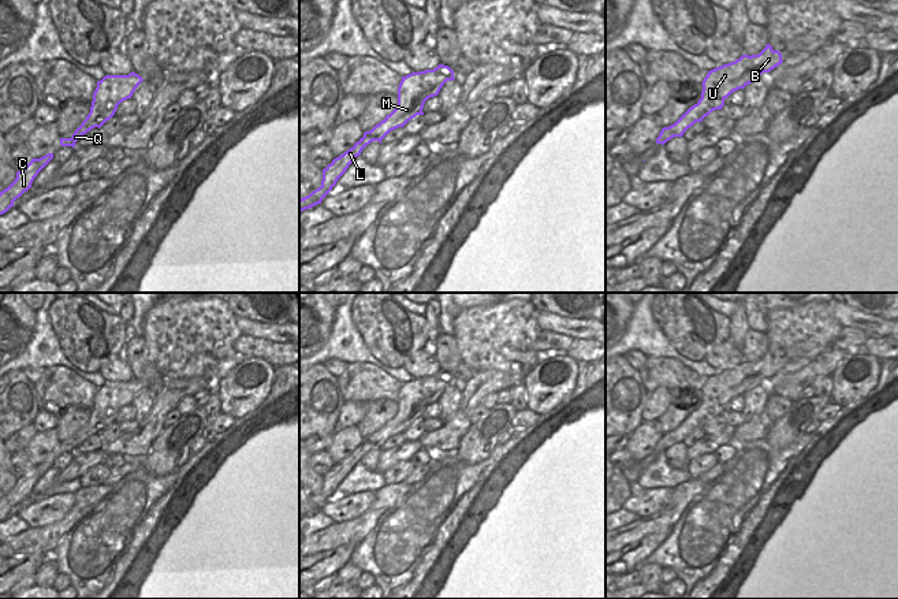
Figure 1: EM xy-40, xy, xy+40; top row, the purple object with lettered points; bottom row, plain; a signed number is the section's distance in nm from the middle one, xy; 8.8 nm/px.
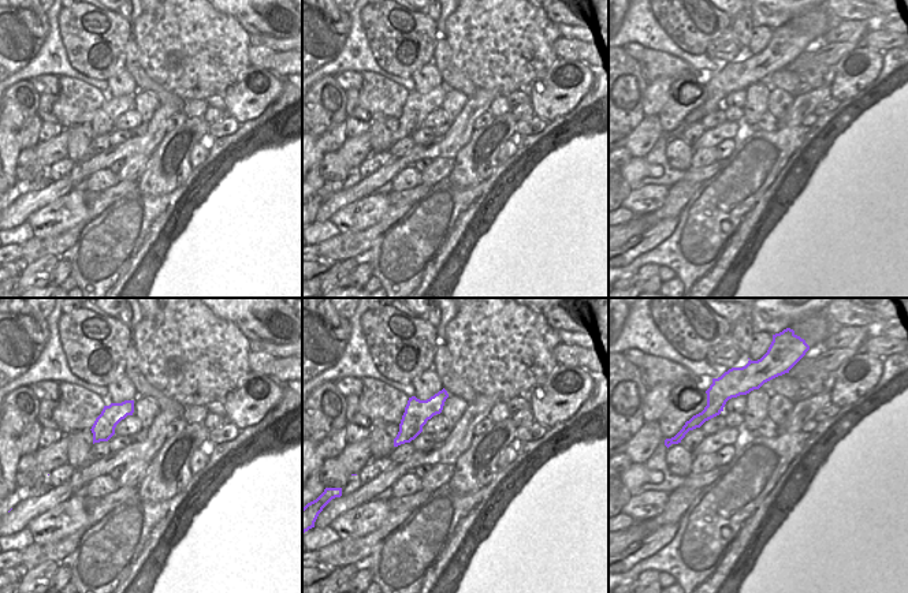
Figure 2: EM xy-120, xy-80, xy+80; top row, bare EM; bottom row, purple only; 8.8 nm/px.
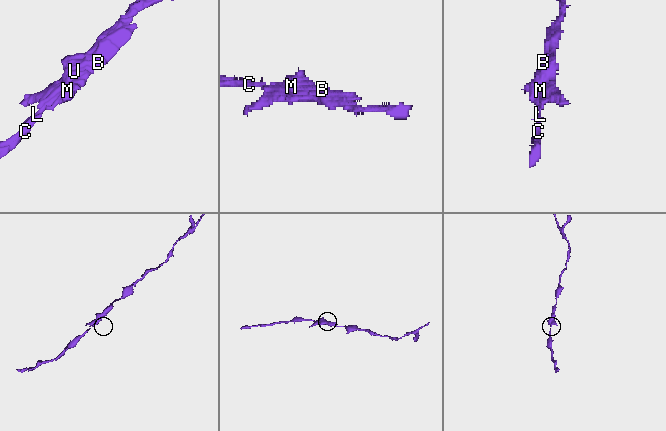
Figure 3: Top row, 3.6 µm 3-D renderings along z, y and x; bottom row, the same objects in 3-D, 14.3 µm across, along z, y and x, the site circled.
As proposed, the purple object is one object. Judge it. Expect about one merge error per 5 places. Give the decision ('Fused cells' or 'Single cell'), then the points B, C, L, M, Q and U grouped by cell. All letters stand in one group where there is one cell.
Single cell. Groups: B C L M Q U.

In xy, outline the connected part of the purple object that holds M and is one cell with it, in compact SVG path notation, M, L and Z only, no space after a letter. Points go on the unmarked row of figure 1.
M439 371L433 376L411 379L402 383L398 394L398 412L370 438L365 438L364 443L354 450L347 458L334 465L323 476L321 492L309 502L299 506L299 518L321 510L323 505L332 496L338 485L346 479L349 472L362 455L373 447L381 446L392 436L403 434L409 427L417 421L424 421L422 414L428 405L439 401L440 395L447 387L454 387L454 377L444 371Z

